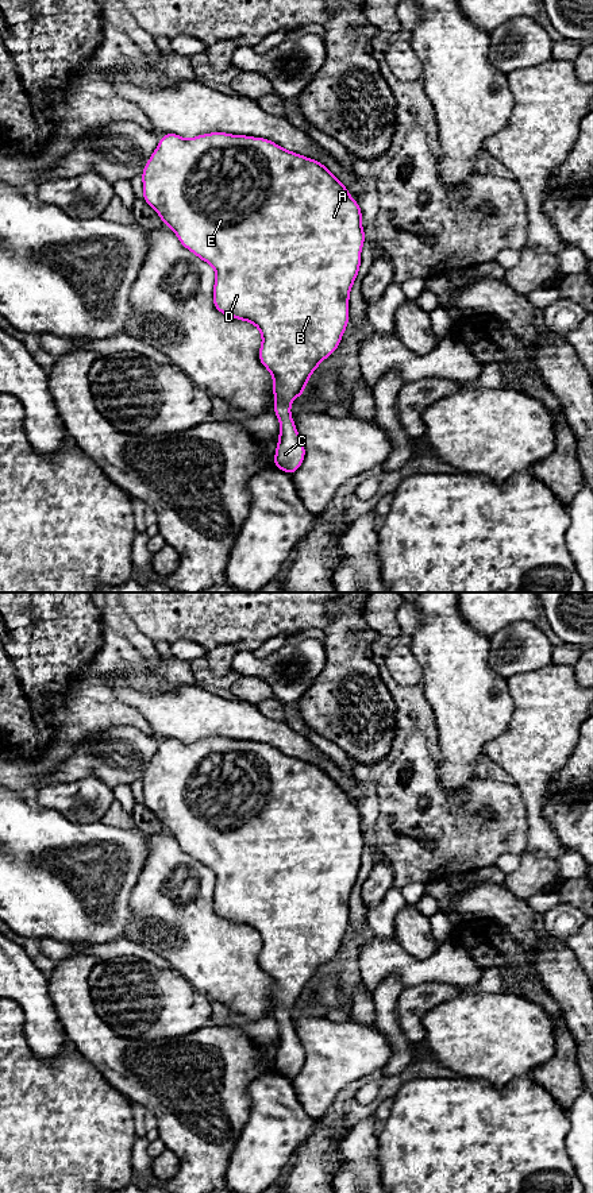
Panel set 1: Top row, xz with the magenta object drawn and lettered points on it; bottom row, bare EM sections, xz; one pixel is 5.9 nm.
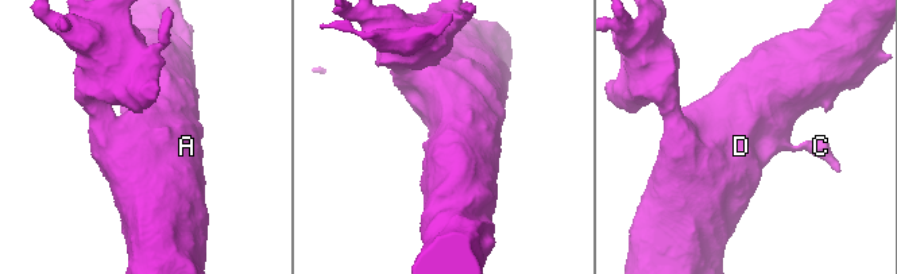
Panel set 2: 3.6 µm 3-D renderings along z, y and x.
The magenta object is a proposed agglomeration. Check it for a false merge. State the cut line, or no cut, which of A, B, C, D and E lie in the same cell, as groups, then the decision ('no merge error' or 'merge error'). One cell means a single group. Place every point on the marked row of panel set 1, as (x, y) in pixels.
no cut | A B C D E | no merge error

